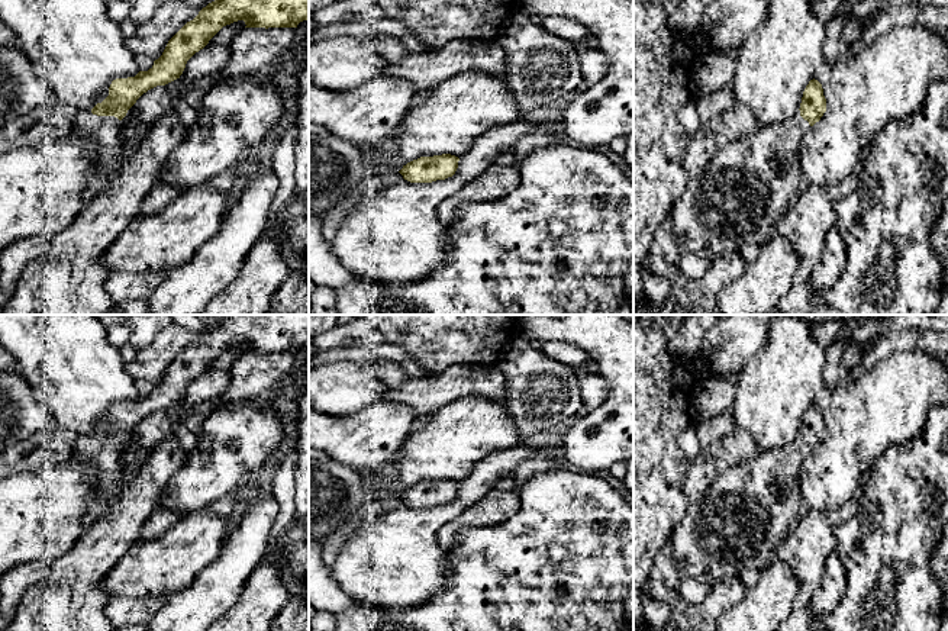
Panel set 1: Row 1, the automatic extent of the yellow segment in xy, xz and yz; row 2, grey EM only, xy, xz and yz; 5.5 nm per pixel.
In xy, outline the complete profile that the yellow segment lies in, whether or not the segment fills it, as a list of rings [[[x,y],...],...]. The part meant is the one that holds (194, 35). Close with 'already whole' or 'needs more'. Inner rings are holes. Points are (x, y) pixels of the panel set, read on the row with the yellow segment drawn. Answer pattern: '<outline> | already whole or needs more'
[[[215,0],[203,7],[168,41],[162,55],[154,61],[148,71],[139,71],[135,77],[113,80],[109,96],[101,103],[97,103],[91,110],[77,110],[72,131],[93,138],[93,155],[101,165],[101,171],[96,176],[97,187],[104,184],[109,176],[125,161],[119,129],[128,110],[148,90],[180,78],[187,61],[203,49],[223,26],[244,20],[245,28],[297,28],[300,22],[307,19],[309,0]]] | needs more

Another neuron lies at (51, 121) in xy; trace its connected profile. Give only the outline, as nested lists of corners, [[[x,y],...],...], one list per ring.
[[[52,99],[0,129],[0,155],[14,148],[65,138],[77,110]]]

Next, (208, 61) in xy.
[[[206,45],[187,61],[180,78],[186,81],[207,78],[222,70],[228,61],[229,46]]]

